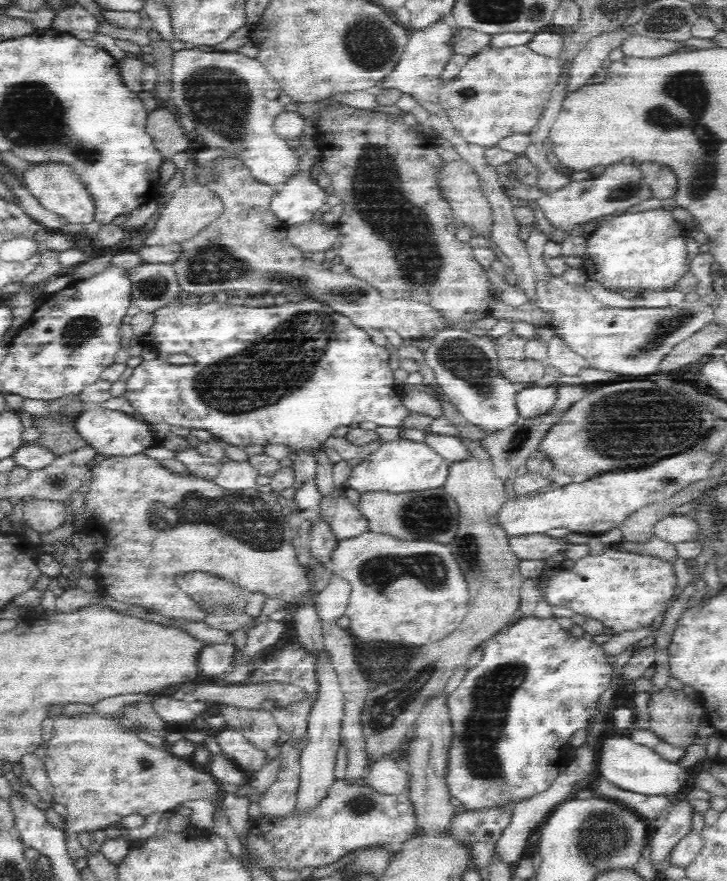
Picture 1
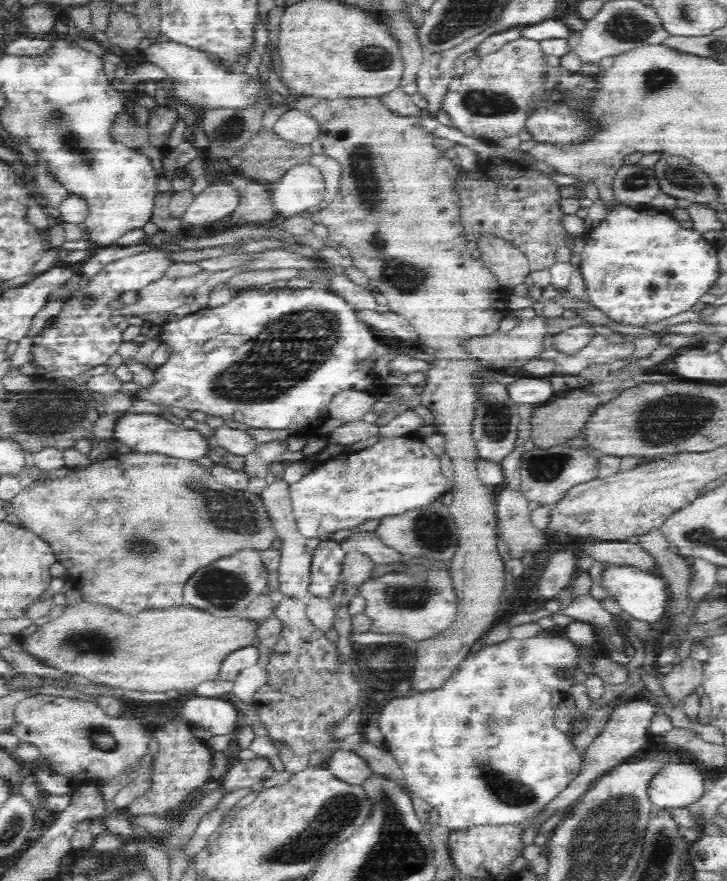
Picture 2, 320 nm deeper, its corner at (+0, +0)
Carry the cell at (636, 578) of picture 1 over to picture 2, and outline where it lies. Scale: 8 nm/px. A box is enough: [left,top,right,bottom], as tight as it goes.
[600,565,670,624]

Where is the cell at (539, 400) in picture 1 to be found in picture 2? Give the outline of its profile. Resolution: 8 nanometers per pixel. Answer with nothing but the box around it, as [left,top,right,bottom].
[507,378,554,406]

